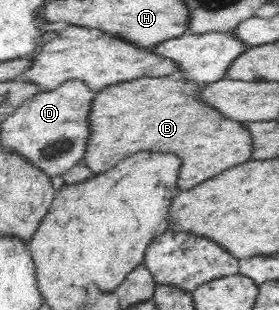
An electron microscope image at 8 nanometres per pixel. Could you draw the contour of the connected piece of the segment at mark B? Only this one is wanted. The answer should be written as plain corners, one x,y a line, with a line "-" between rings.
176,76
142,77
96,92
90,109
90,137
81,163
99,174
138,151
158,149
182,157
180,189
192,189
222,171
250,160
252,136
242,122
230,120
196,98
202,84

